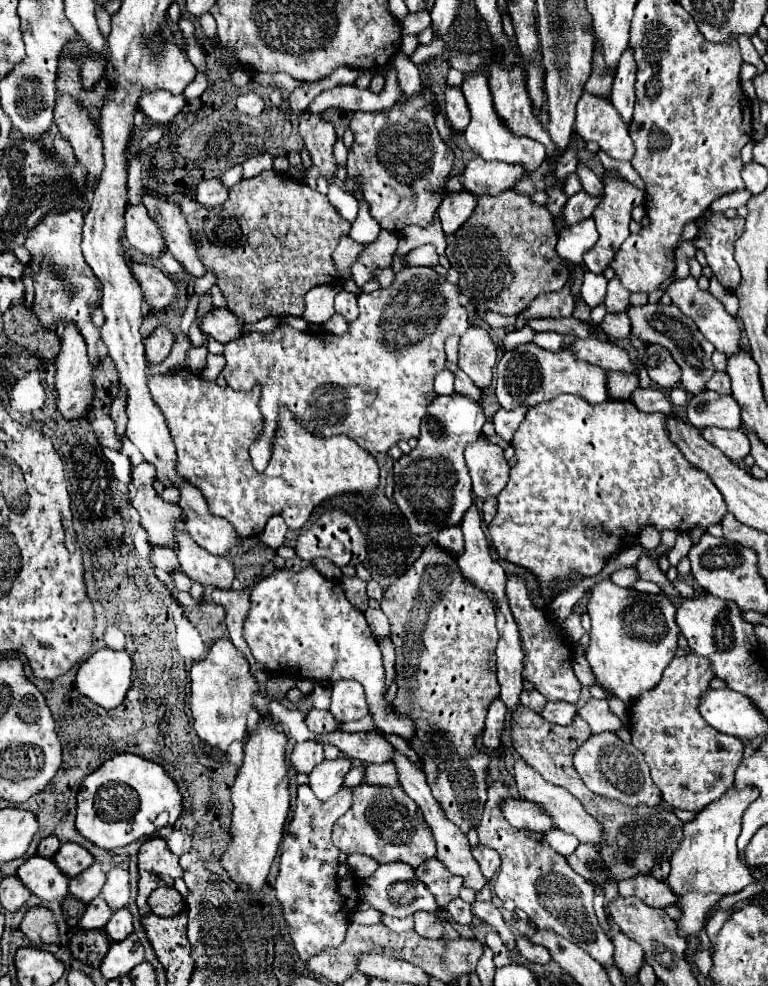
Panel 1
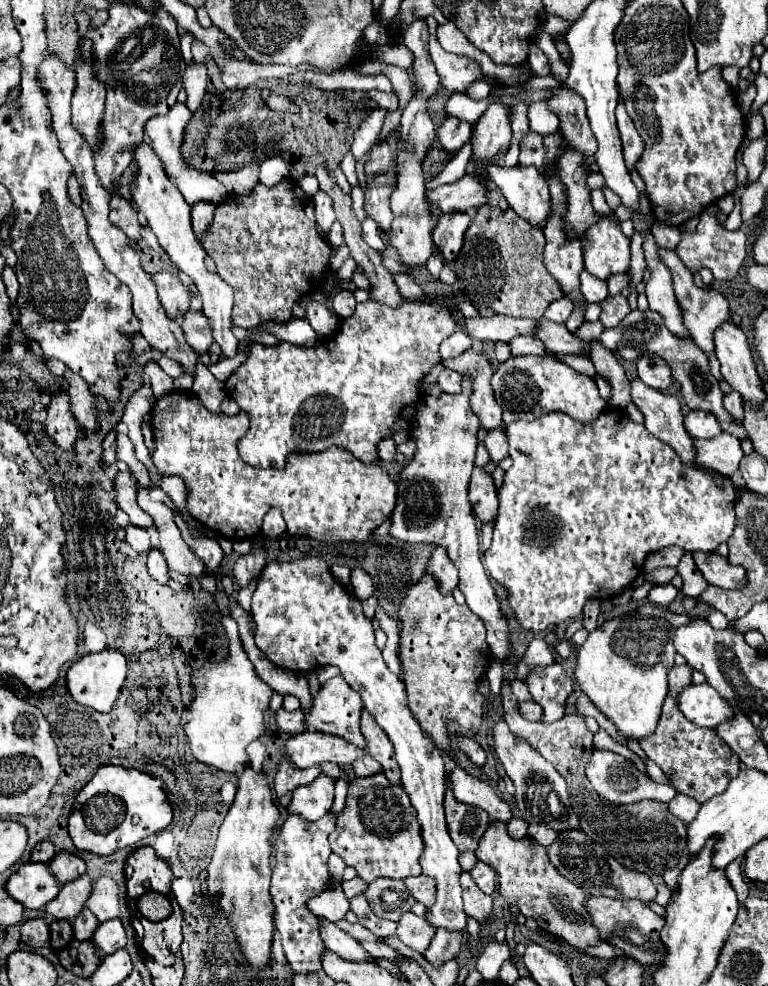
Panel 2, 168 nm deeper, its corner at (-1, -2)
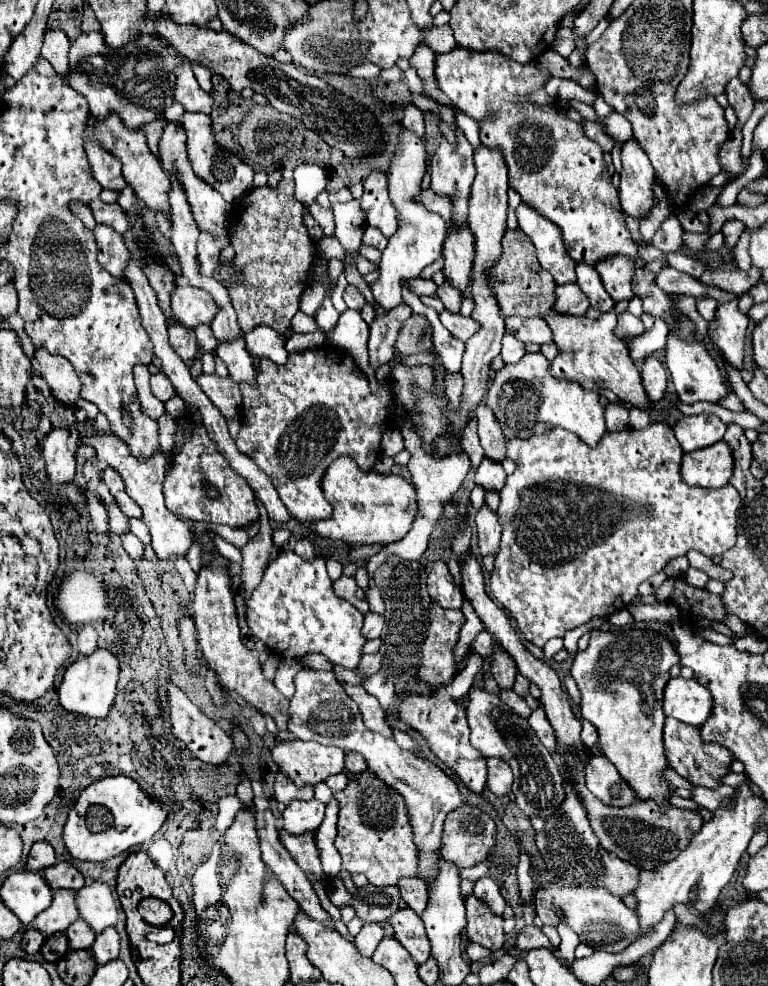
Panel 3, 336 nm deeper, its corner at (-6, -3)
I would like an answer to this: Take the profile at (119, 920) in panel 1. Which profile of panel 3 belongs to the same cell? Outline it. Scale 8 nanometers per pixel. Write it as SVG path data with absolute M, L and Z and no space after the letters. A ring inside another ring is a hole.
M108 927L106 931L98 933L96 937L96 943L92 945L92 955L96 953L96 963L98 965L104 965L112 959L118 957L120 953L120 937L118 937L118 931L114 927Z

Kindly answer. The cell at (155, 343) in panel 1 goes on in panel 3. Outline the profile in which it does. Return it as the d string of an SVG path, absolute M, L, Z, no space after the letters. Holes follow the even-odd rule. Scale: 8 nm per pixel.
M156 373L156 375L152 375L150 385L152 385L152 393L154 393L160 401L168 401L168 399L172 399L172 397L176 395L174 385L170 383L170 379L168 379L164 373Z

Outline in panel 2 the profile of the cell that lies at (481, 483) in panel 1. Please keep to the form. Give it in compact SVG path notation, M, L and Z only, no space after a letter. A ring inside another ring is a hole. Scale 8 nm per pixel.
M475 468L471 474L471 484L469 484L469 502L473 508L475 518L479 524L489 524L497 516L499 500L497 500L497 490L493 486L491 476L483 468Z

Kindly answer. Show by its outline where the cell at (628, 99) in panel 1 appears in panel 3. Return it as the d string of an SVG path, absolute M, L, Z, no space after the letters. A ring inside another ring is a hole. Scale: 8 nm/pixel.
M632 137L622 143L622 173L620 173L620 205L632 217L642 217L654 207L652 199L654 169L650 157Z

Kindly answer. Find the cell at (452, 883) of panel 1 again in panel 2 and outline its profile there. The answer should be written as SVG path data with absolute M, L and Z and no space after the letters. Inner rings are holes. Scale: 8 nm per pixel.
M423 874L421 876L409 876L409 878L405 878L405 888L423 906L433 904L433 880L431 878L425 878Z

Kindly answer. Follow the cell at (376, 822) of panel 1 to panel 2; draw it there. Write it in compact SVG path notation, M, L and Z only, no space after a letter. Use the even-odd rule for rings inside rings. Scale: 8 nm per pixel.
M385 774L355 778L349 782L345 810L337 816L337 826L329 836L331 850L355 868L359 878L371 884L377 878L407 878L421 874L421 830L415 810L401 786L391 784Z

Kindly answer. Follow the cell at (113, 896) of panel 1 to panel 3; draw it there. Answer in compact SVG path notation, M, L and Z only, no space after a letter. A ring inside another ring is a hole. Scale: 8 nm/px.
M106 883L84 885L76 893L80 917L94 929L94 933L112 927L118 919L118 907L112 897L112 889Z

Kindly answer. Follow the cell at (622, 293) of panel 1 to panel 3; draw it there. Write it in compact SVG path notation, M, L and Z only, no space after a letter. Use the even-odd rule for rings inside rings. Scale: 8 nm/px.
M622 311L618 315L618 325L614 329L616 337L624 337L624 335L640 335L642 333L642 321L634 315L630 315L628 311Z

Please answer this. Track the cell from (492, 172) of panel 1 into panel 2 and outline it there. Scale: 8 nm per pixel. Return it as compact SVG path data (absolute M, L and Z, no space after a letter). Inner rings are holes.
M465 174L461 180L453 184L443 184L427 192L427 200L435 204L441 214L447 212L467 212L475 214L479 206L485 204L485 190L481 192L481 182L471 174Z

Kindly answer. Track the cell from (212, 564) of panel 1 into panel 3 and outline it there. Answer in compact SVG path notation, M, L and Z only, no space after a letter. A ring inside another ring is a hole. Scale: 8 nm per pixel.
M76 423L76 429L80 435L86 437L86 445L96 449L96 455L100 461L108 463L110 467L114 467L122 475L122 479L126 483L126 493L140 505L140 509L144 513L142 521L150 529L152 549L156 551L158 559L170 561L176 557L186 557L186 553L192 545L190 527L186 521L180 521L174 513L170 513L164 505L164 495L162 495L162 481L164 481L164 471L166 471L164 451L158 449L150 459L134 459L134 455L130 455L126 451L126 445L116 435L106 435L96 425L90 425L90 423Z

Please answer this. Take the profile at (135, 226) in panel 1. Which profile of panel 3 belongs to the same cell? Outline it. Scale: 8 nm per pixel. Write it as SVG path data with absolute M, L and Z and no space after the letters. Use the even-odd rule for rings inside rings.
M94 199L94 201L90 201L90 207L94 211L96 223L110 225L120 235L124 235L130 229L128 215L122 211L122 207L118 203L104 203L102 199Z

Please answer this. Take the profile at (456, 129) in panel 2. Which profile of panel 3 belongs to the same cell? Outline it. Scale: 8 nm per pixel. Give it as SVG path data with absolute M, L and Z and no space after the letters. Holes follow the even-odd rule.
M458 129L458 139L456 143L450 143L444 135L442 135L442 143L438 147L438 151L434 153L434 157L430 159L430 175L432 175L432 189L436 193L448 195L454 201L454 225L464 225L466 223L466 215L468 215L468 199L470 199L470 185L474 181L476 169L474 169L474 161L472 161L474 149L468 143L468 139L464 137L464 131Z

